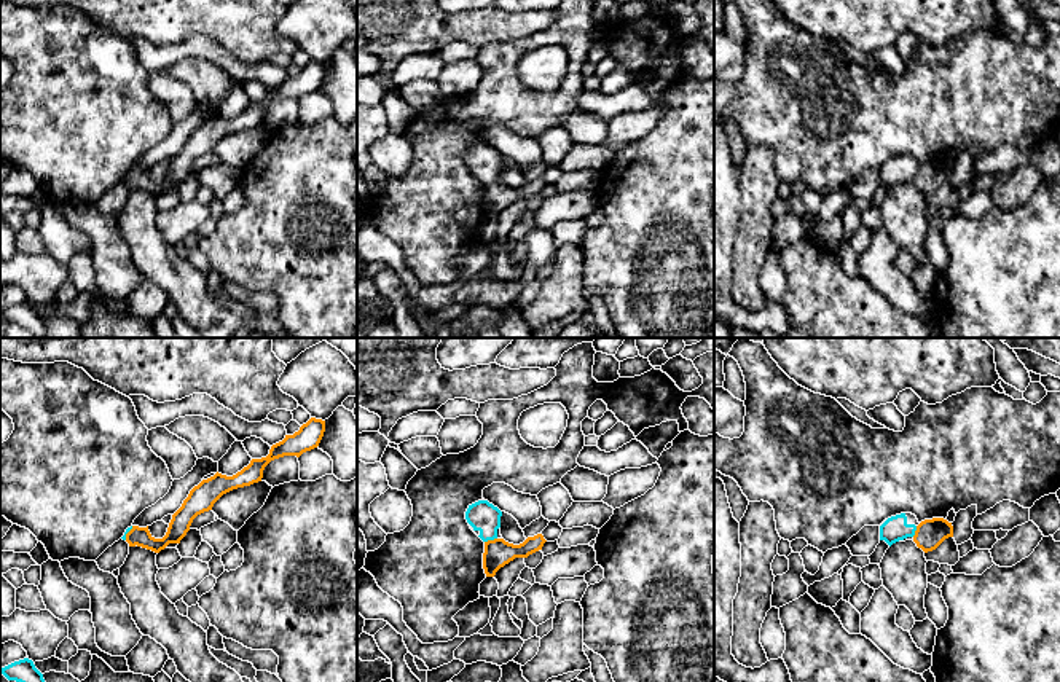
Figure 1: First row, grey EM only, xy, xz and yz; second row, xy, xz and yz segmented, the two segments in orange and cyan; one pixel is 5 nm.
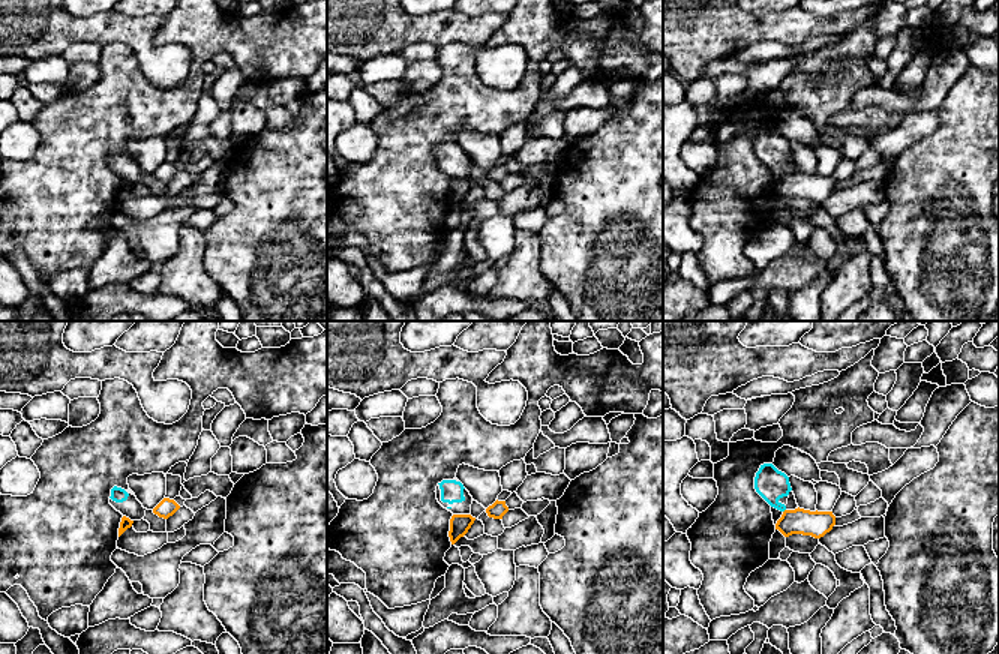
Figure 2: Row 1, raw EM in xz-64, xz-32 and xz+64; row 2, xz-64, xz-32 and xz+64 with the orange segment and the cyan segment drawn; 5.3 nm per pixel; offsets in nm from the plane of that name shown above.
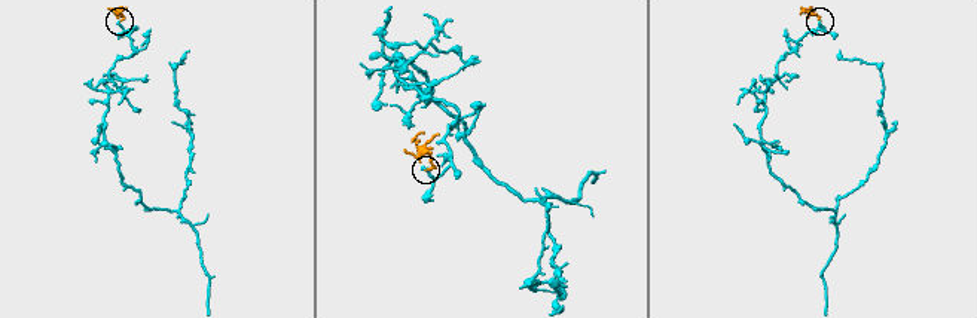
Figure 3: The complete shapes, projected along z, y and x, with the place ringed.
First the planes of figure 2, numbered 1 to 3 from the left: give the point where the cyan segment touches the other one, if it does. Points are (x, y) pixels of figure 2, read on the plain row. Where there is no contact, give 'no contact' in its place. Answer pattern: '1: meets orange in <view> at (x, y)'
1: no contact
2: no contact
3: no contact

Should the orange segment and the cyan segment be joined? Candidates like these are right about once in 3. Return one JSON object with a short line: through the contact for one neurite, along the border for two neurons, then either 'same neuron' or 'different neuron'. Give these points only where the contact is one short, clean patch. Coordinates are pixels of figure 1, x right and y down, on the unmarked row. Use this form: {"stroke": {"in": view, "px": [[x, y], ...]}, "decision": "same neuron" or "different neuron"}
{"stroke": {"in": "xz", "px": [[496, 180], [485, 185]]}, "decision": "different neuron"}

